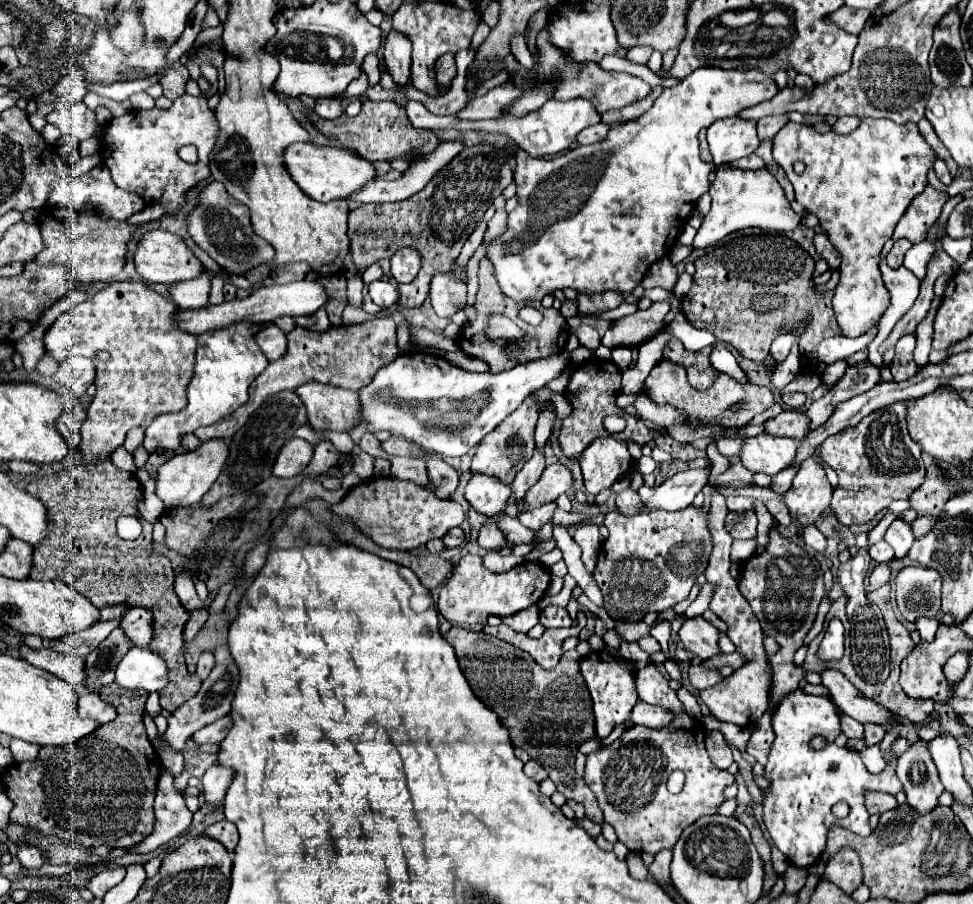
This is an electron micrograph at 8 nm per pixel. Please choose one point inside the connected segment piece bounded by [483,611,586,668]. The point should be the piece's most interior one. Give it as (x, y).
(547, 651)

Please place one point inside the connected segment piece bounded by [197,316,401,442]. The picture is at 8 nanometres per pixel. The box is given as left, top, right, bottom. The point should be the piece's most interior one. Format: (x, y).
(349, 358)

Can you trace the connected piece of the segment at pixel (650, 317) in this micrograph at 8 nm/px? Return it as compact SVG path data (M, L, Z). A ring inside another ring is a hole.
M653 302L649 310L637 310L631 316L625 316L611 324L611 328L605 332L601 344L607 348L615 346L639 346L643 340L649 340L663 328L663 318L671 310L671 302Z

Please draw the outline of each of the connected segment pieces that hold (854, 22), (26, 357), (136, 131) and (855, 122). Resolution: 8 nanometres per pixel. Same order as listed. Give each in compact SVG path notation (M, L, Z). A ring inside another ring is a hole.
M839 8L837 12L833 12L829 18L835 20L835 24L839 28L843 28L845 32L853 34L853 36L859 36L859 32L865 28L865 24L869 22L873 12L867 12L867 10L855 10L855 8Z
M35 324L35 328L31 332L27 332L27 336L23 336L23 340L19 340L15 344L15 350L23 356L25 370L33 370L35 364L39 362L39 358L43 356L43 352L45 352L43 334L45 334L45 328L41 324Z
M179 96L169 110L137 110L129 112L121 118L113 118L105 134L101 138L101 154L103 154L103 164L111 170L113 182L129 192L135 192L139 196L145 196L153 204L161 204L165 210L165 216L175 216L181 212L185 204L185 194L197 186L201 180L207 180L209 174L209 152L215 146L215 116L211 108L207 106L207 98L195 98L195 96ZM185 144L193 144L199 150L199 160L197 164L187 164L177 156L177 150Z
M841 116L841 118L835 122L833 130L835 130L837 134L849 134L849 132L853 132L859 124L861 124L861 118L855 118L855 116Z

